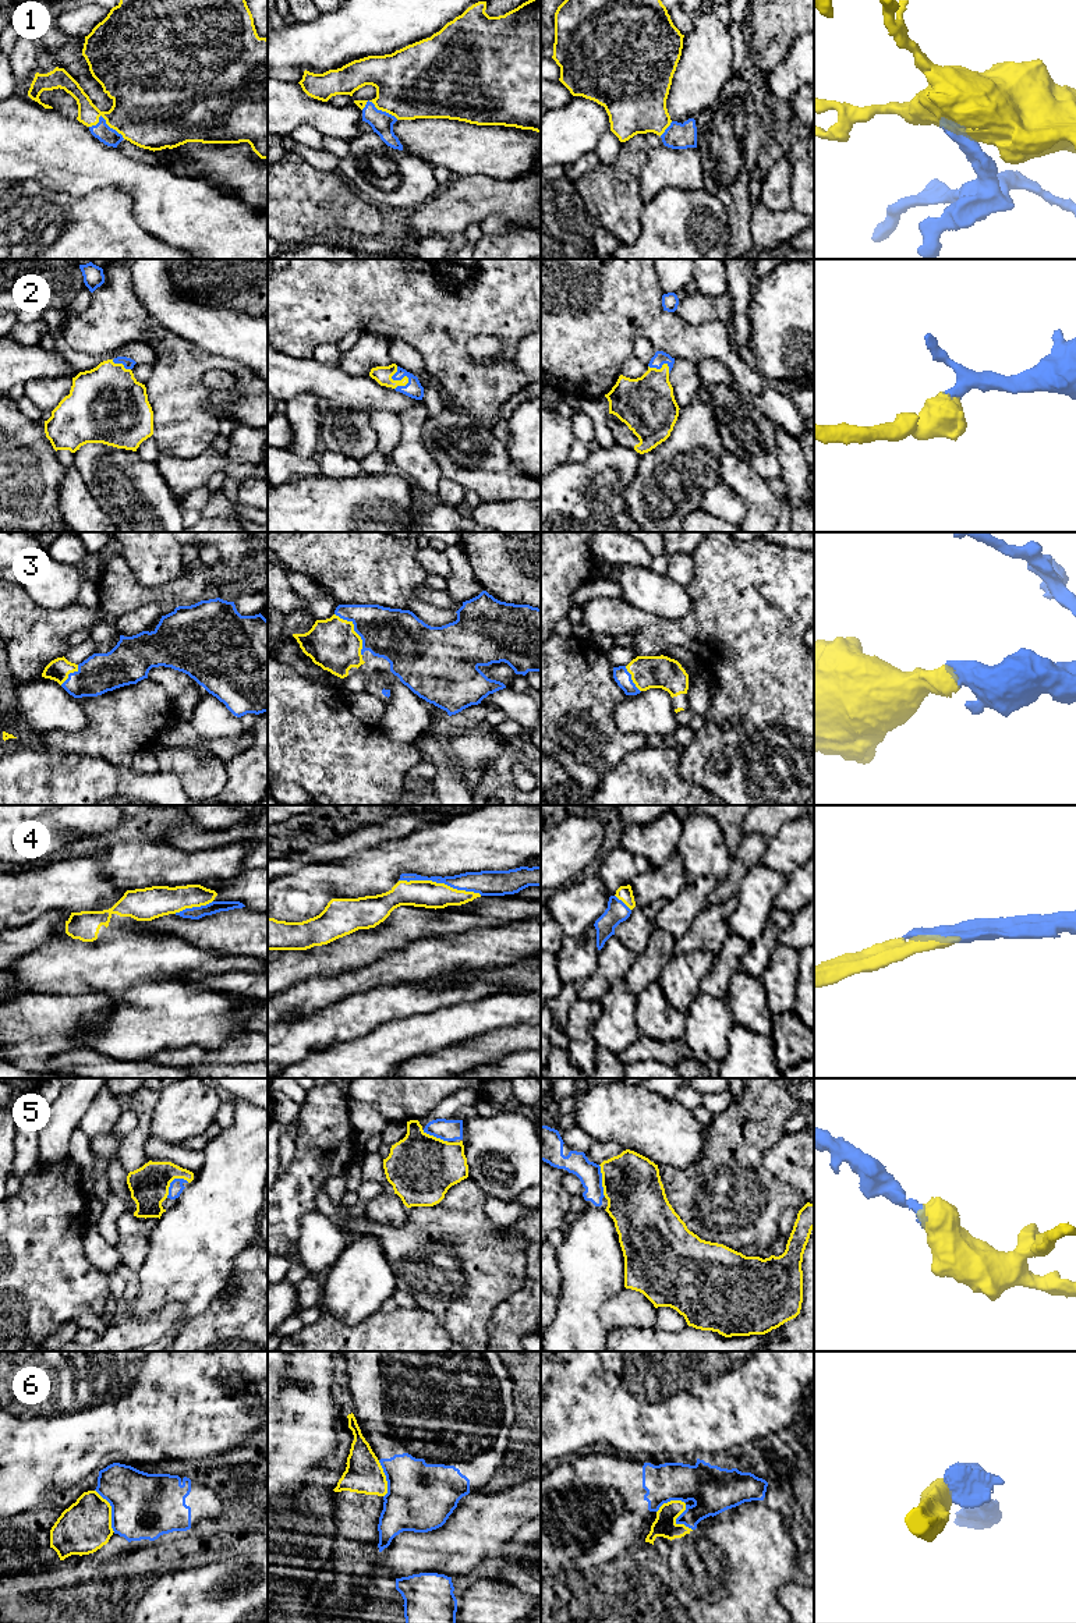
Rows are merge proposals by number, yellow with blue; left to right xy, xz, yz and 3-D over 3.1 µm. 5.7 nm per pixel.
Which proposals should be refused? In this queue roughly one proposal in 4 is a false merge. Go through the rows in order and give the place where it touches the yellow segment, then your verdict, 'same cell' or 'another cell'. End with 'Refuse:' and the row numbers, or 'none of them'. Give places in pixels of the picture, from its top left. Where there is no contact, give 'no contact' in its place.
1: contact xy (106, 121); same cell
2: contact xz (403, 378); same cell
3: contact xz (354, 631); same cell
4: contact xz (441, 883); same cell
5: contact xy (172, 1180); same cell
6: contact yz (685, 1508); another cell
Refuse: 6

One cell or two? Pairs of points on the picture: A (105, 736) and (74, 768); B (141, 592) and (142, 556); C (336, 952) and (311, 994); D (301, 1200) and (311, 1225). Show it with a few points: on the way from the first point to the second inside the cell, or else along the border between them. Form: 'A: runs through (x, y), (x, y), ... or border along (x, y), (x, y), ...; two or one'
A: border along (53, 748), (62, 752), (99, 755), (117, 765); two
B: border along (123, 556), (141, 584), (165, 585), (173, 581); two
C: border along (351, 968), (332, 977), (307, 977), (289, 987); two
D: border along (315, 1209), (301, 1218), (300, 1236), (296, 1243); two

